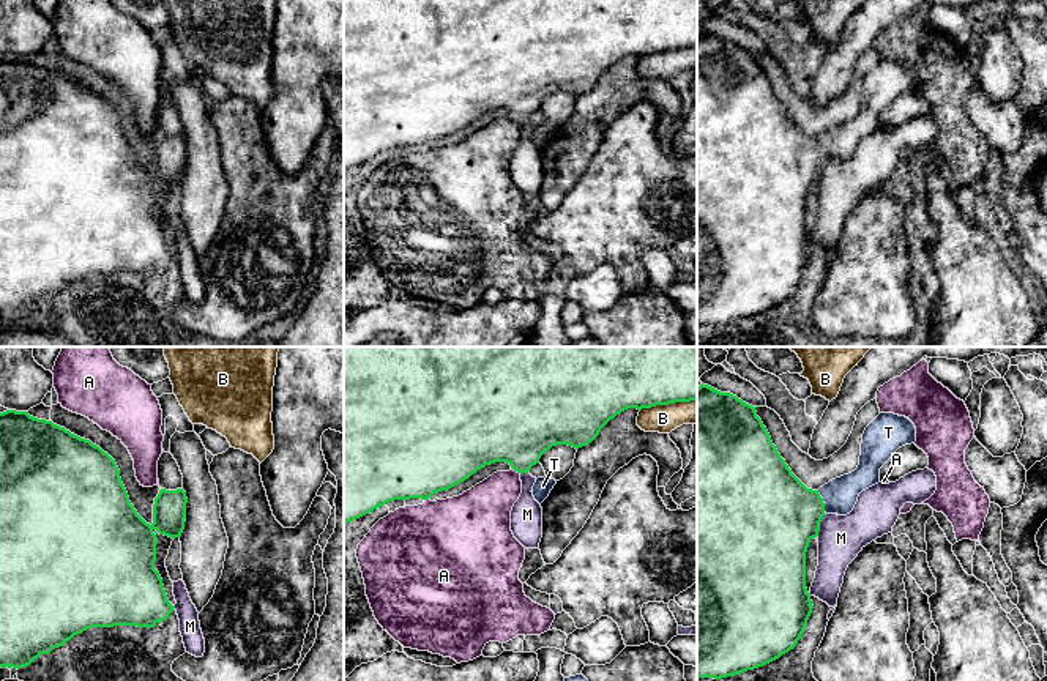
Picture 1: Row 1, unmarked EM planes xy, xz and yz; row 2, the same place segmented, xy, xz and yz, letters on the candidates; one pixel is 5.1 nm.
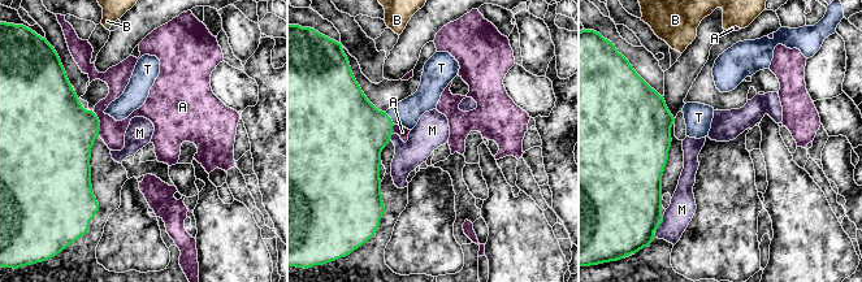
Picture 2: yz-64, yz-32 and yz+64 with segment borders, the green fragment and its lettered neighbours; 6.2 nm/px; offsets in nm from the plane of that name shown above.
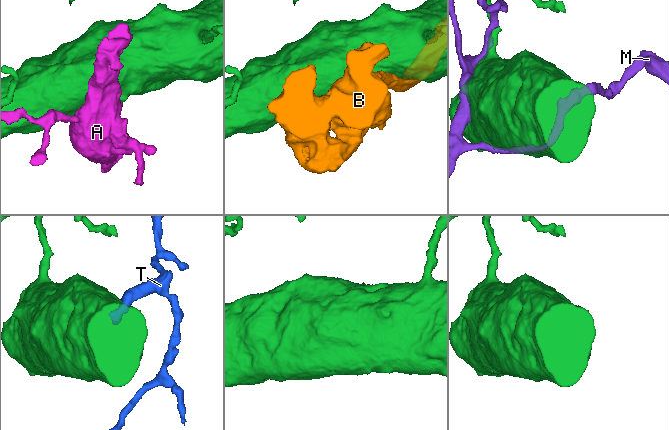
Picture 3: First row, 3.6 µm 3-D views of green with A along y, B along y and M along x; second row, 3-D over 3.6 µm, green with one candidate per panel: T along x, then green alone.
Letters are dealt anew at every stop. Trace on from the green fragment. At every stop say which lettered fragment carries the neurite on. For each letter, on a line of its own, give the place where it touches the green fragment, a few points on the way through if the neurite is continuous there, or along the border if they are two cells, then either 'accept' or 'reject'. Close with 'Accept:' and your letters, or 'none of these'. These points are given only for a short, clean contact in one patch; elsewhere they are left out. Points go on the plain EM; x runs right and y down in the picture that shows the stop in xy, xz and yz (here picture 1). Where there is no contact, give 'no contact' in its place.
A: meets green in xz at (517, 119); reject
B: meets green in xz at (667, 51); reject
M: meets green in yz at (819, 172); reject
T: meets green in yz at (822, 148); runs through yz (775, 161), (793, 160), (822, 148), (839, 142); accept
Accept: T

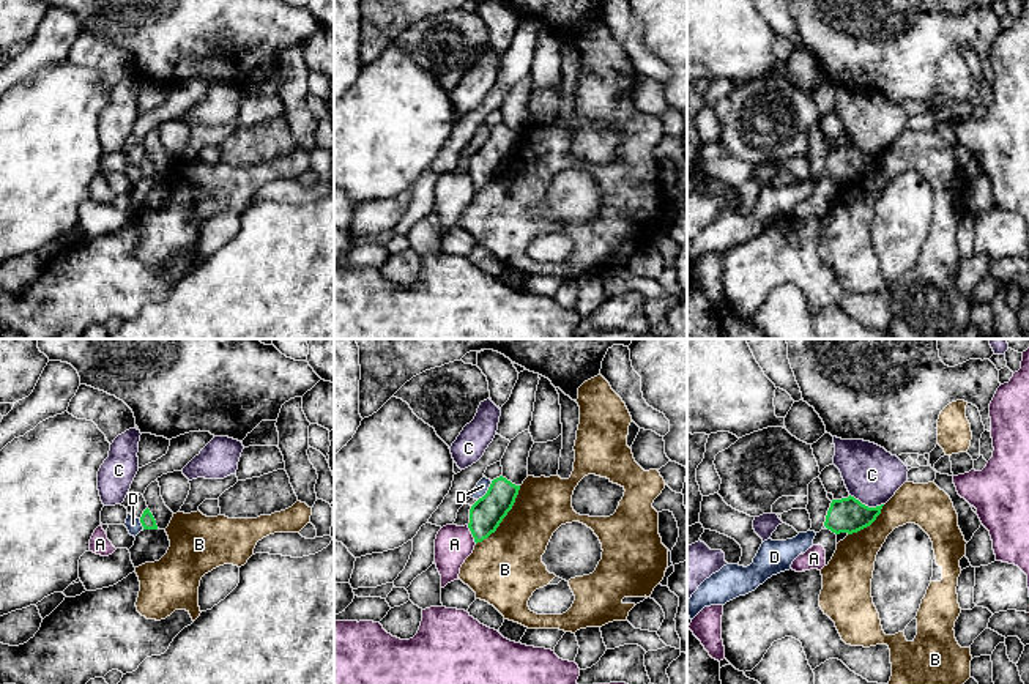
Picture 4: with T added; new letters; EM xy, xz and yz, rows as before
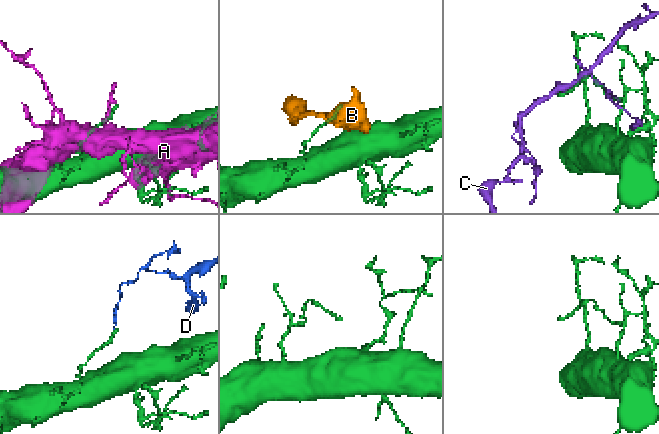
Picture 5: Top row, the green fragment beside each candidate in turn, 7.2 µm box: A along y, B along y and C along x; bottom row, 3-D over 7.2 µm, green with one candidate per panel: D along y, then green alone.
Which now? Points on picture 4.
A: meets green in xz at (471, 180); reject
B: meets green in xz at (505, 163); reject
C: meets green in yz at (867, 153); reject
D: meets green in xz at (487, 137); border along xz (492, 128), (478, 147); reject
Accept: none of these

